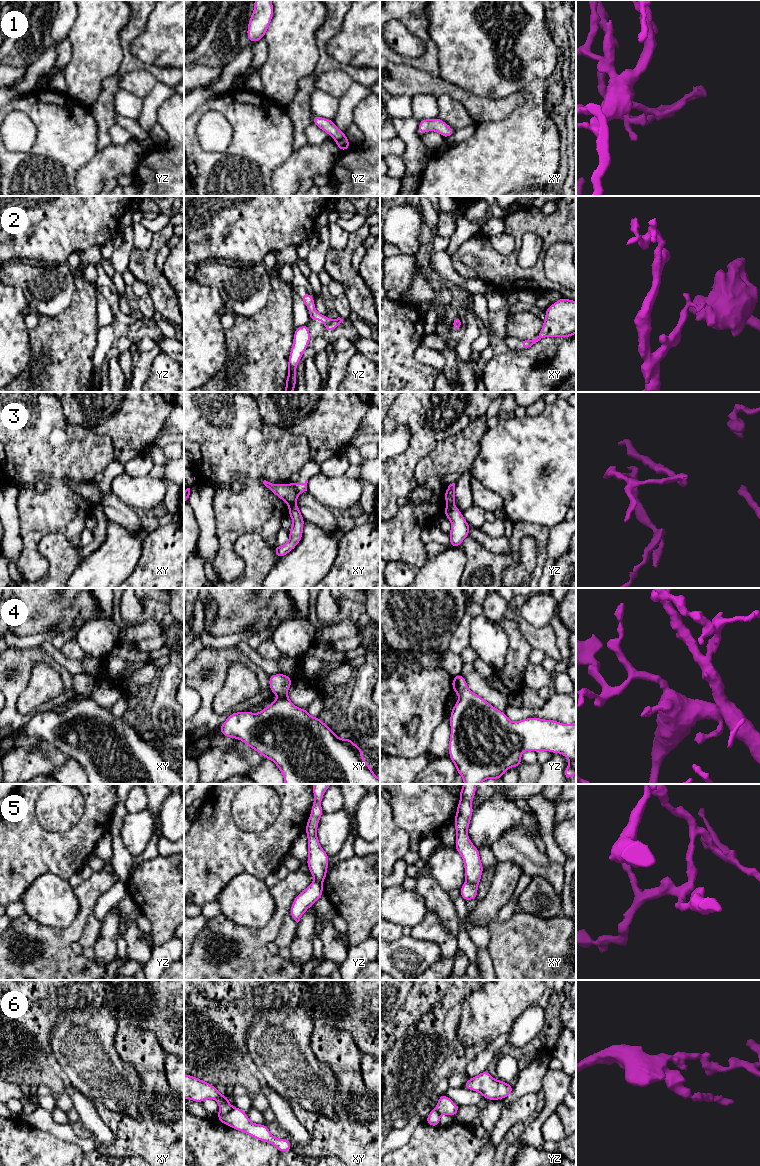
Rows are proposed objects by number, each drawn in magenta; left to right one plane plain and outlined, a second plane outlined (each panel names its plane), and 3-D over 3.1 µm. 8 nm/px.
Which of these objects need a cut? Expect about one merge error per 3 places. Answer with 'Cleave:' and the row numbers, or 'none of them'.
Cleave: 2, 3, 5, 6

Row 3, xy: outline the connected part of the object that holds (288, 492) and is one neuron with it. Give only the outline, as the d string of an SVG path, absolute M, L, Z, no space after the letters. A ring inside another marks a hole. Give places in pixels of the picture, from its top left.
M266 480L263 481L263 484L273 494L283 500L288 505L288 507L296 505L298 495L307 491L307 483L308 480L306 480L304 483L299 483L297 481L295 484L272 484Z

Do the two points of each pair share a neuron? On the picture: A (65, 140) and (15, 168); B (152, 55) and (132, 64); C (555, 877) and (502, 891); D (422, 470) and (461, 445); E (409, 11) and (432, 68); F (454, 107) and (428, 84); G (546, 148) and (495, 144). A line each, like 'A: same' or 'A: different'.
A: same
B: different
C: different
D: same
E: same
F: different
G: same

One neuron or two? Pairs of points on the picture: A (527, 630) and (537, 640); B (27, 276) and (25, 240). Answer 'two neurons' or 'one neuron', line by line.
A: one neuron
B: two neurons

